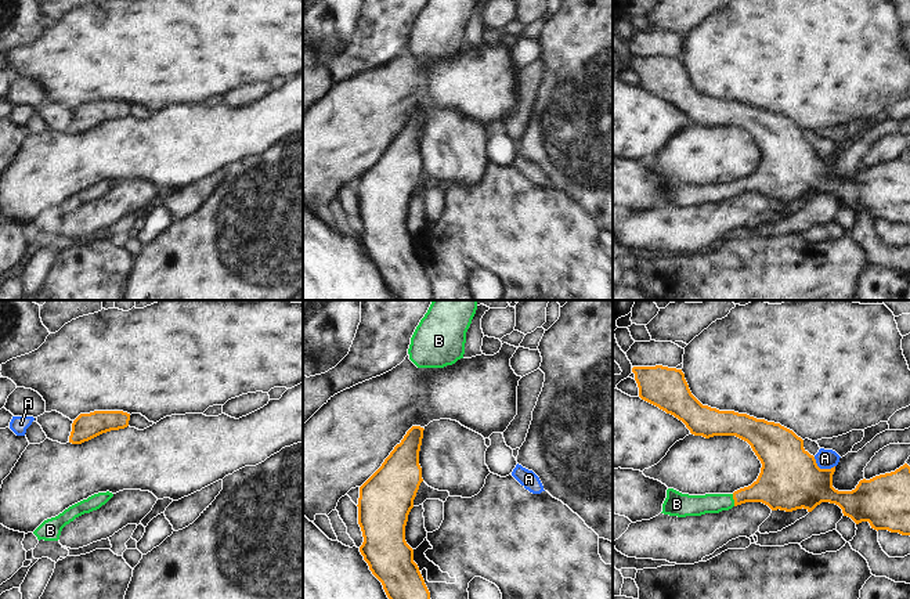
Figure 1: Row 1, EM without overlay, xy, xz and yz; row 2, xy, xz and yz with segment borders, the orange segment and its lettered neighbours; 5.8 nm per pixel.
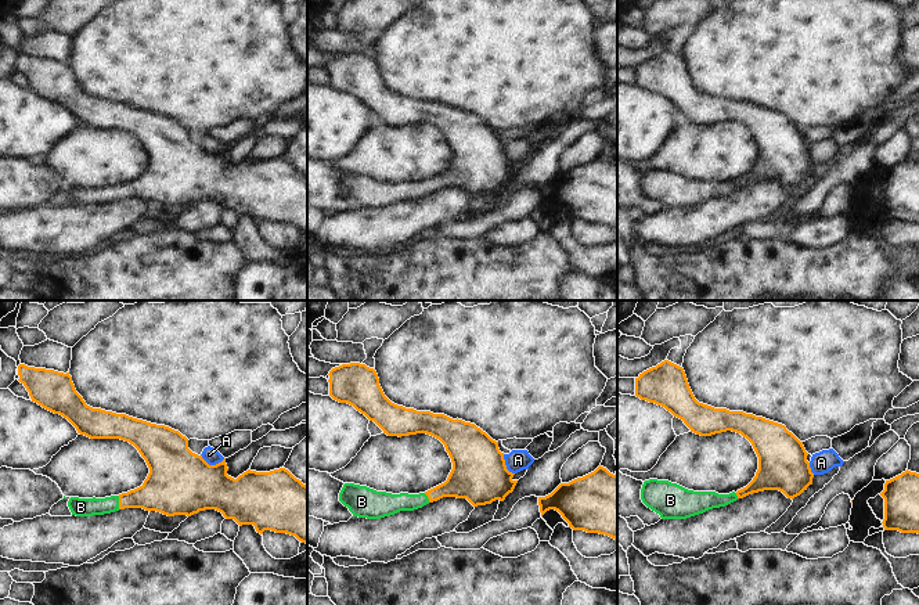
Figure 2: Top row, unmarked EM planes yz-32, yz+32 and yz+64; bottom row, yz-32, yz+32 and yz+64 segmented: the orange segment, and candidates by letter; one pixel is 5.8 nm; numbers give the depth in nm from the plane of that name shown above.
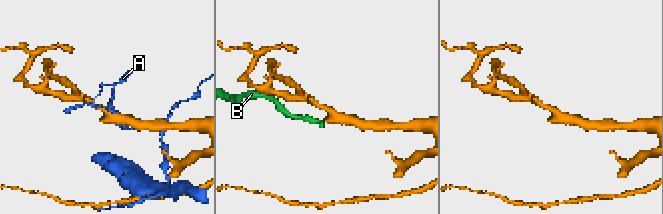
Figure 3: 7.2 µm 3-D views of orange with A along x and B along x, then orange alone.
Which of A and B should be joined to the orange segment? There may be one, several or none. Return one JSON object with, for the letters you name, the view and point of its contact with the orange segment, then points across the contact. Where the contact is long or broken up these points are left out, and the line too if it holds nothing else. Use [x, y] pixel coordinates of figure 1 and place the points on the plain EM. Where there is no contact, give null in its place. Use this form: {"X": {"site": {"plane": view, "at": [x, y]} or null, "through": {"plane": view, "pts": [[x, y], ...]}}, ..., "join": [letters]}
{"B": {"site": {"plane": "yz", "at": [733, 188]}, "through": {"plane": "yz", "pts": [[775, 177], [733, 188], [692, 195]]}}, "join": ["B"]}

